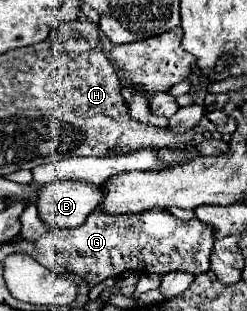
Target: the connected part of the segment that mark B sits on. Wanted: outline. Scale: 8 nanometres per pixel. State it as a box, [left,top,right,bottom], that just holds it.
[36,181,98,231]

